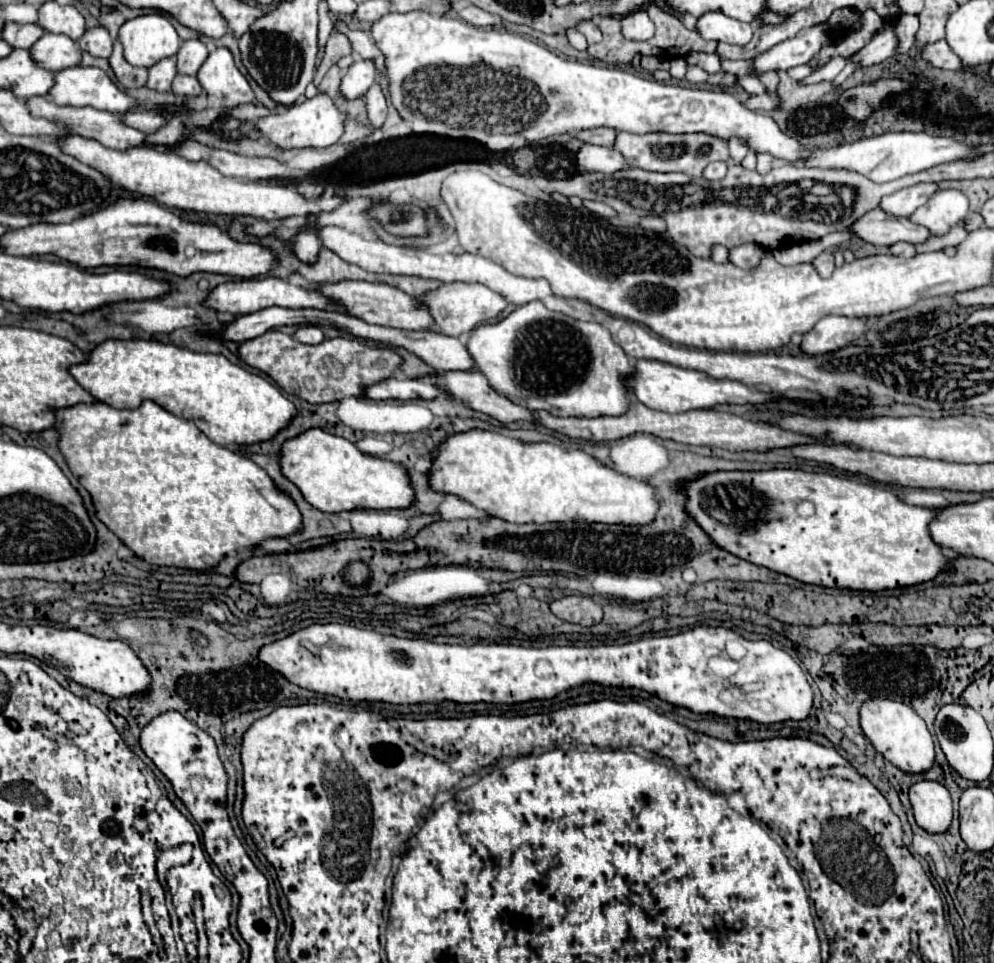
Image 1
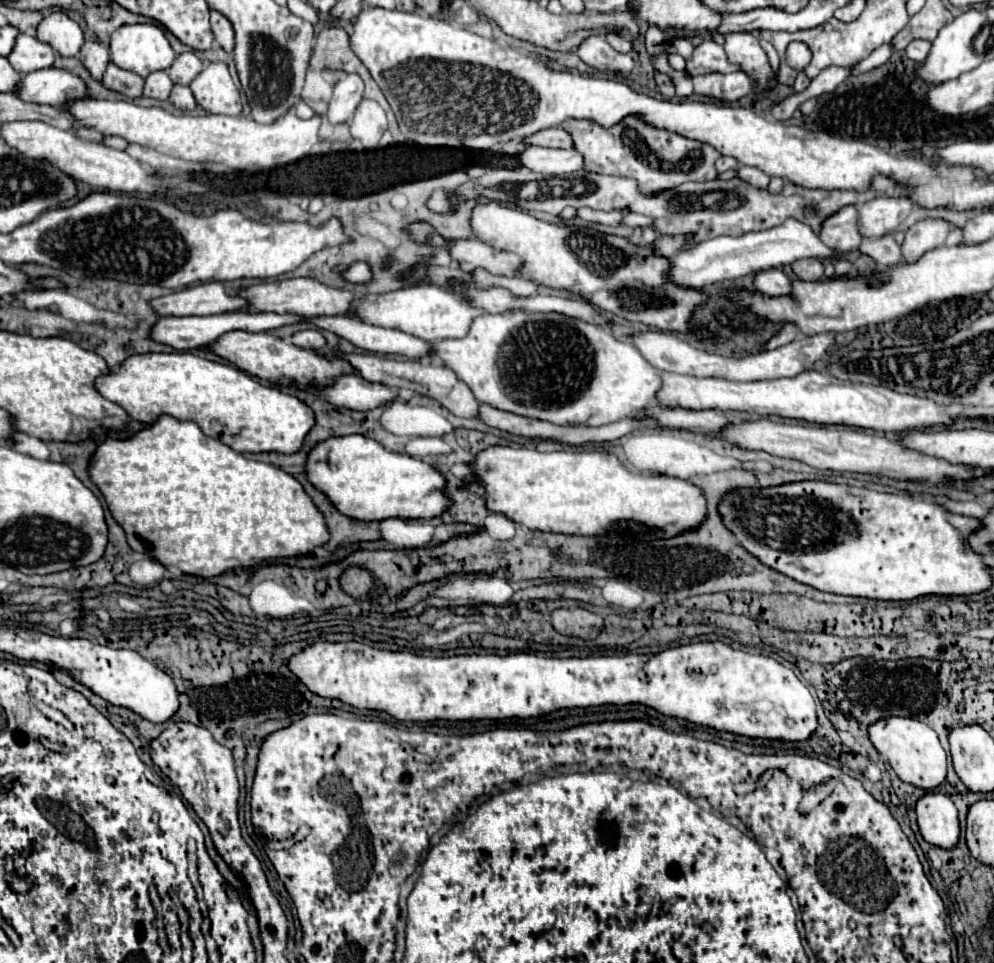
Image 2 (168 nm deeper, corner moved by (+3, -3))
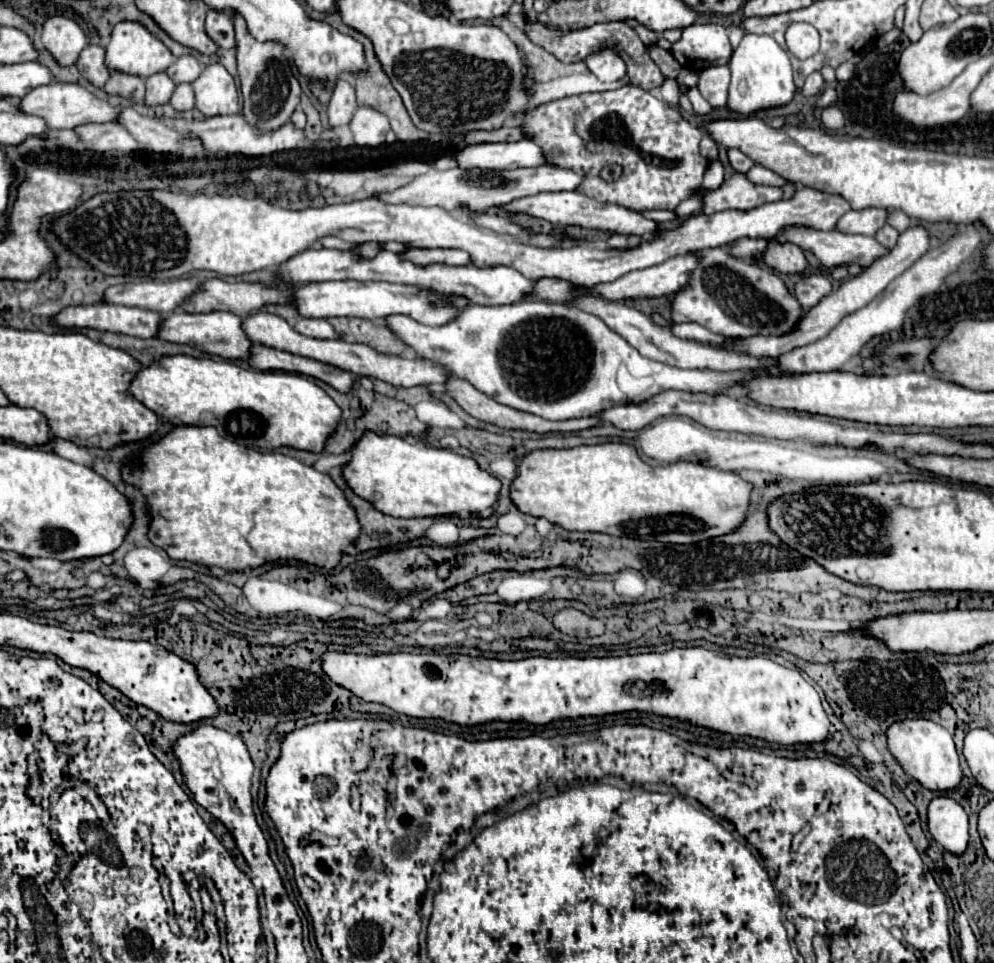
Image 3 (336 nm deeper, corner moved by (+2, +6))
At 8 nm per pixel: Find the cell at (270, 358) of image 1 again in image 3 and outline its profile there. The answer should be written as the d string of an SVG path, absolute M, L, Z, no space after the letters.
M173 312L161 320L157 338L175 342L175 344L189 344L205 354L221 356L221 358L229 358L229 360L247 360L249 348L251 348L251 340L247 340L247 336L241 328L241 316L235 316L231 312L207 312L207 314Z

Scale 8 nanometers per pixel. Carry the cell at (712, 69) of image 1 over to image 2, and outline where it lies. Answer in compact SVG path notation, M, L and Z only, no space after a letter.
M670 39L668 45L666 45L666 51L668 51L668 53L678 53L678 55L682 55L686 61L690 61L694 47L692 47L692 43L686 41L686 39Z

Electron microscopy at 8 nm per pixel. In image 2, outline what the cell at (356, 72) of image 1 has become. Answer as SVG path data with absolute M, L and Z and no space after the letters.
M346 73L336 85L334 95L328 107L328 121L330 123L344 123L354 117L354 111L364 95L364 81L356 73Z

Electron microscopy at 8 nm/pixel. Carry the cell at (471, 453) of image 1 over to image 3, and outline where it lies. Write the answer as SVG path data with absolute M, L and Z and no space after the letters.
M607 442L597 446L577 446L567 450L533 450L519 462L519 476L511 484L511 498L525 514L547 518L565 530L607 532L637 540L657 540L663 544L697 544L715 536L735 532L747 516L753 484L735 472L717 470L699 462L675 462L651 466L639 458L629 444Z

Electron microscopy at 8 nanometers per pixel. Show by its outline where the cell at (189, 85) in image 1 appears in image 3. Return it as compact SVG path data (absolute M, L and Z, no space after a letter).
M179 84L173 92L173 98L169 102L177 112L187 112L187 110L193 110L195 106L195 94L193 94L193 88L191 84Z

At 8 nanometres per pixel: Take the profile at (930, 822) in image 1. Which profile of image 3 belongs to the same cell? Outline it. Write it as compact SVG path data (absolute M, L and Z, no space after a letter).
M939 796L929 804L929 832L951 854L963 854L969 844L969 820L961 804Z

